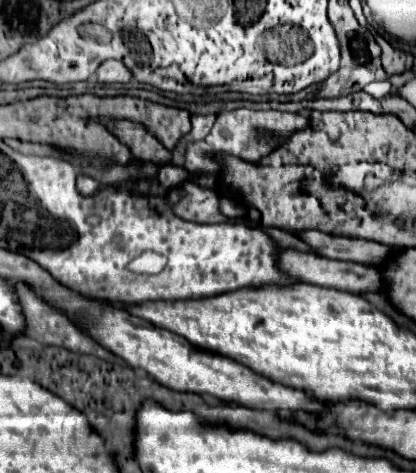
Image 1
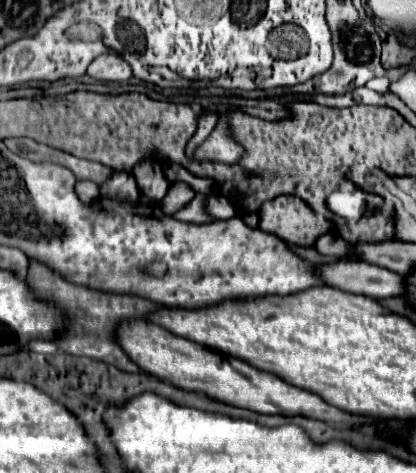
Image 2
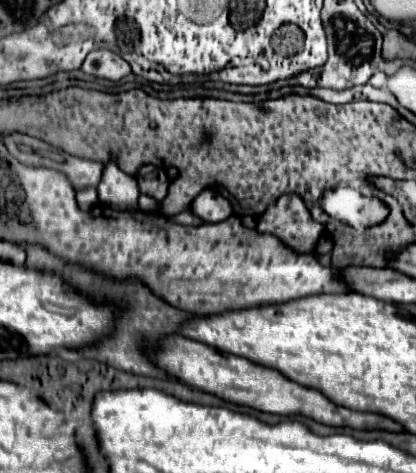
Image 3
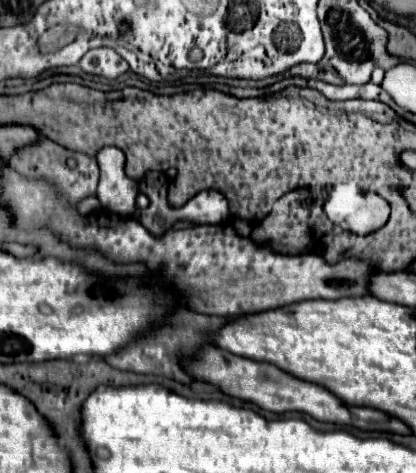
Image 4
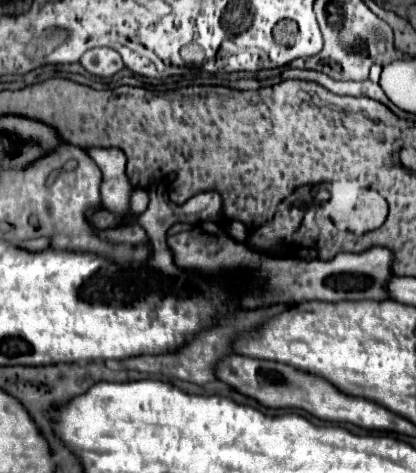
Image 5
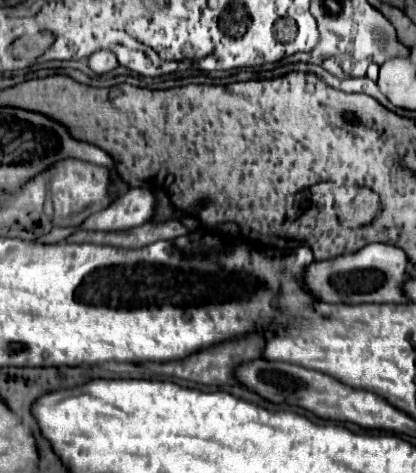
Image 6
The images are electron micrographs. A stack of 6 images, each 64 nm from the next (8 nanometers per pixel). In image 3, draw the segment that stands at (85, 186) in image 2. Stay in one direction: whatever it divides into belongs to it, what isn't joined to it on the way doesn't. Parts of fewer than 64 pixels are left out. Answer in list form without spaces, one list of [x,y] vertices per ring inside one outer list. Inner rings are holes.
[[[88,188],[88,190],[78,192],[78,194],[76,194],[76,200],[78,200],[78,208],[80,208],[80,210],[90,210],[92,206],[98,204],[96,190],[94,190],[94,188]]]

